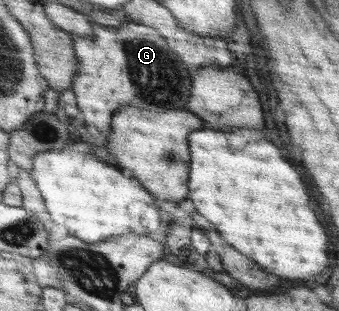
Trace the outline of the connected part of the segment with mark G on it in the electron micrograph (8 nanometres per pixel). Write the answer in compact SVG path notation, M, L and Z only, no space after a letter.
M92 21L92 35L94 35L92 38L72 35L73 49L78 59L78 72L71 90L76 95L78 109L87 127L96 133L108 134L111 131L111 115L121 106L141 107L154 112L159 112L159 109L184 109L190 96L190 70L158 31L131 21L119 27L103 26Z

